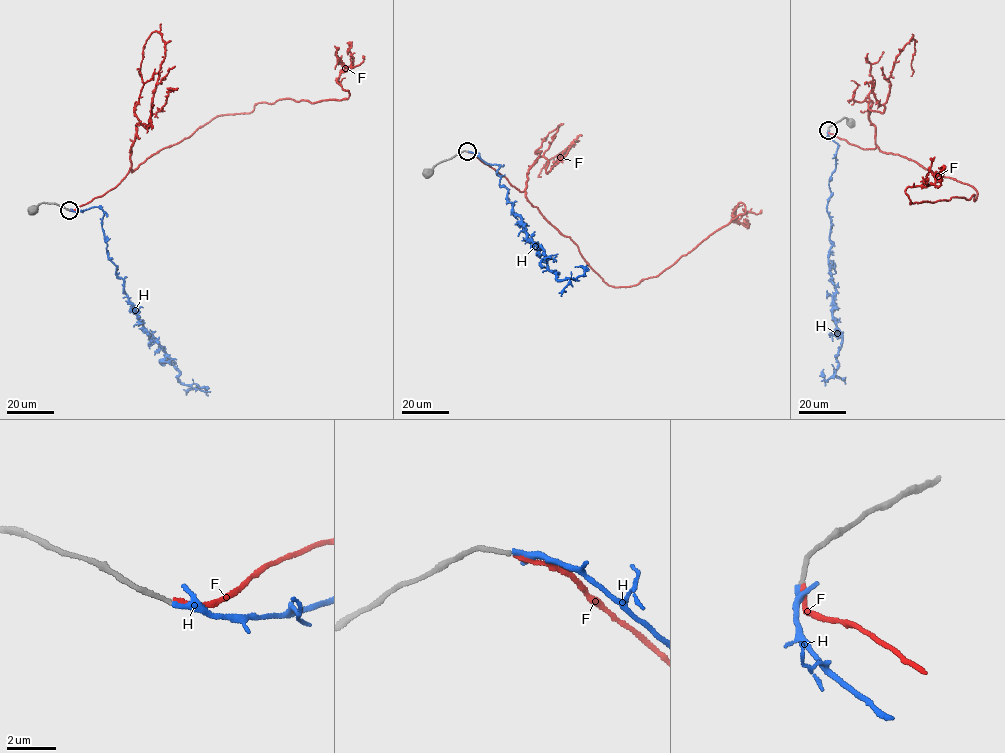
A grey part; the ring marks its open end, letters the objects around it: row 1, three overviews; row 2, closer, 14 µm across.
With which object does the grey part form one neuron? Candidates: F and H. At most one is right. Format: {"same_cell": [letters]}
{"same_cell": ["F"]}

